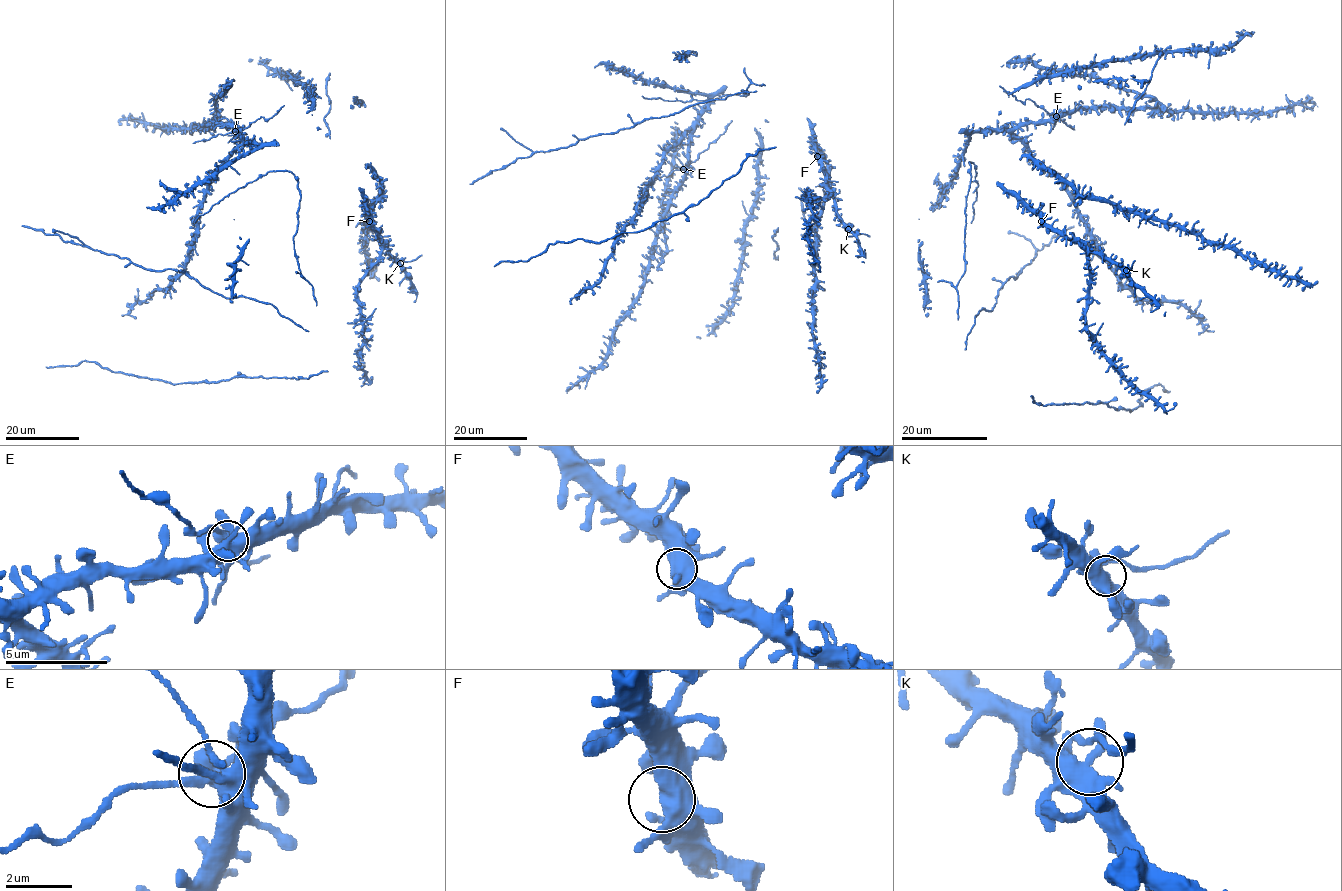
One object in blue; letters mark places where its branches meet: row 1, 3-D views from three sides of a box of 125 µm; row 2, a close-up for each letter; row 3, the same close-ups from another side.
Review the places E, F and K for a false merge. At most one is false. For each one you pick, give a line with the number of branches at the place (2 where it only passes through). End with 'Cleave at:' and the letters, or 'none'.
E: Branches: 3
Cleave at: E

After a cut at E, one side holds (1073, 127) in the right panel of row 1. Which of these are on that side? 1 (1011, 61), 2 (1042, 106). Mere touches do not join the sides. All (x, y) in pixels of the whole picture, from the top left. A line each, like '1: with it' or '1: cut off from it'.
1: cut off from it
2: with it

